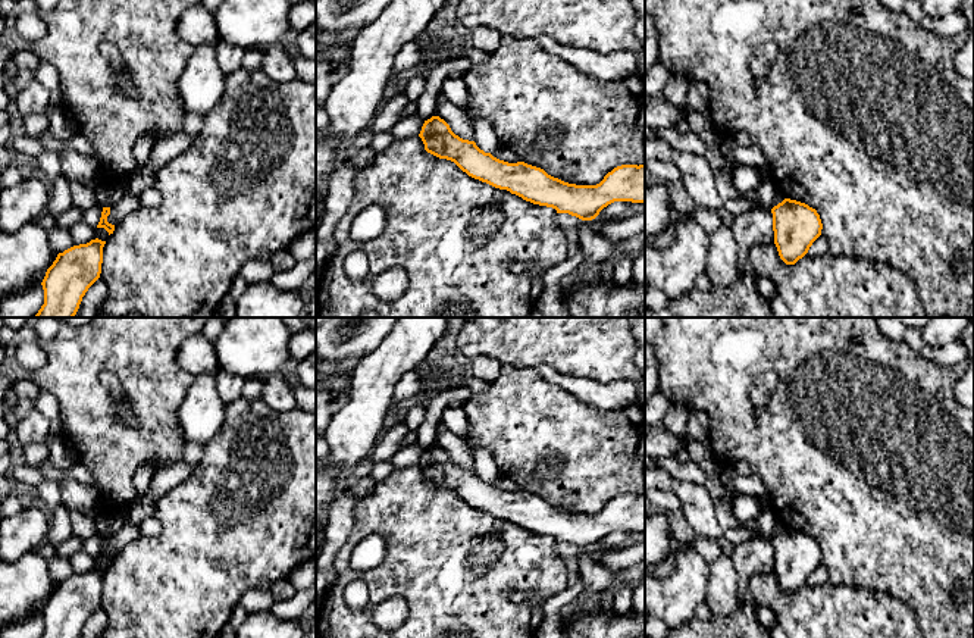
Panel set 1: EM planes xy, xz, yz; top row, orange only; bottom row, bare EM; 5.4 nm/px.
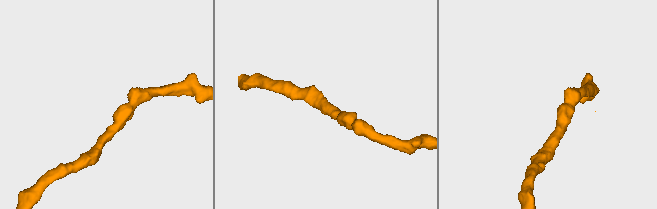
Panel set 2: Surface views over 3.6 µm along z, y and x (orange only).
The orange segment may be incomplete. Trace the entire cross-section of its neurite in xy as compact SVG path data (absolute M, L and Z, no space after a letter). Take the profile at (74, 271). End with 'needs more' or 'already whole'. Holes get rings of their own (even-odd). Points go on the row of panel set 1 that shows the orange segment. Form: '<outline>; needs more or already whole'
M98 238L59 253L41 282L44 304L34 318L73 318L88 288L100 278L103 247Z; already whole

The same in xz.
M439 116L425 121L419 134L425 150L439 159L454 162L469 176L495 188L507 190L533 204L552 207L557 213L569 213L582 221L595 219L599 212L614 201L645 204L645 165L621 165L608 172L596 185L576 185L548 175L544 169L524 162L508 163L480 150L475 141L455 135L450 125Z; already whole

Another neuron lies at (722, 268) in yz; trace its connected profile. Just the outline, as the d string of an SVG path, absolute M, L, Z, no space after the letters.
M720 225L710 234L711 245L705 275L714 287L729 287L742 275L737 265L737 244L730 226Z

